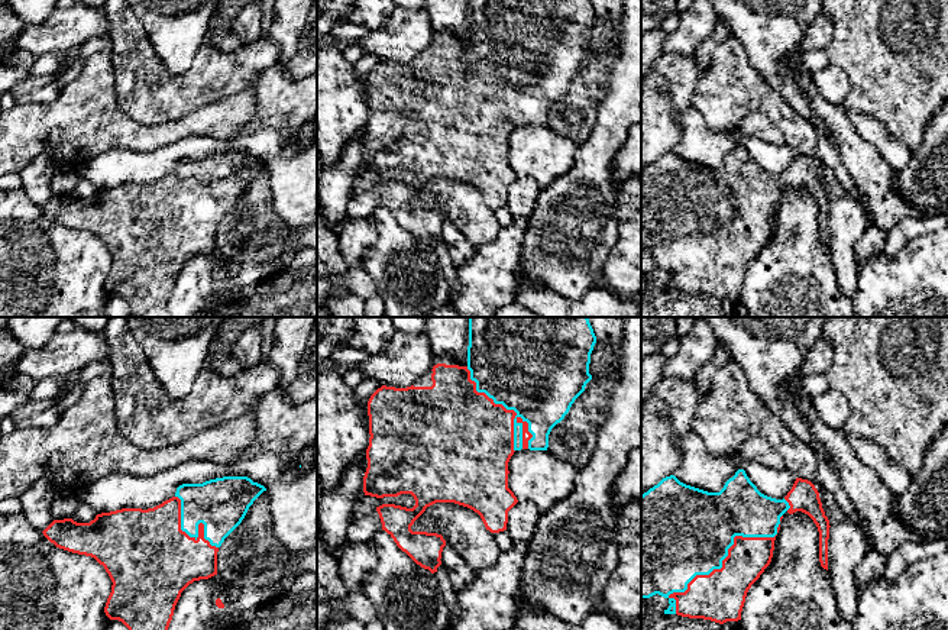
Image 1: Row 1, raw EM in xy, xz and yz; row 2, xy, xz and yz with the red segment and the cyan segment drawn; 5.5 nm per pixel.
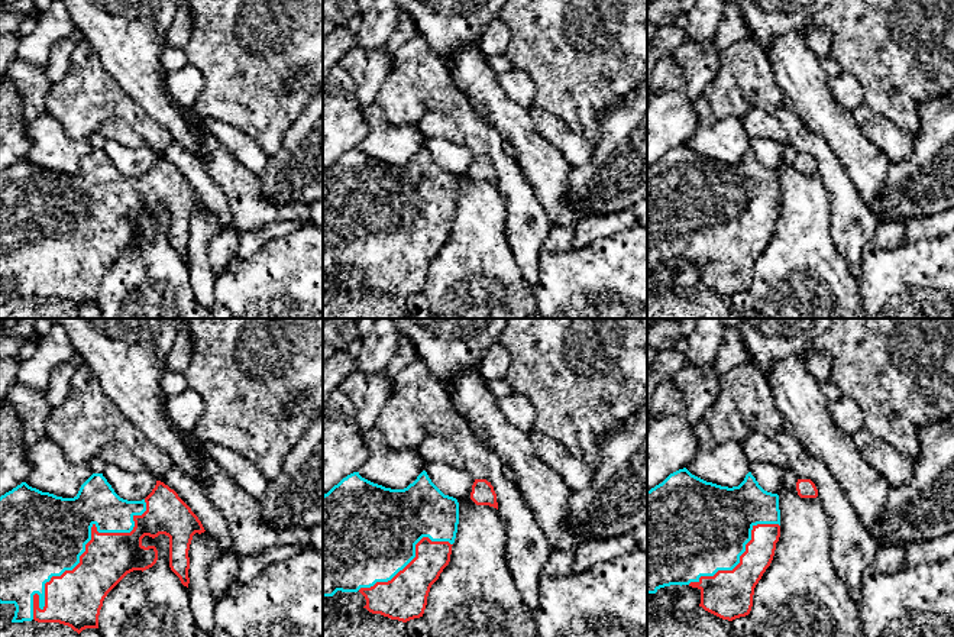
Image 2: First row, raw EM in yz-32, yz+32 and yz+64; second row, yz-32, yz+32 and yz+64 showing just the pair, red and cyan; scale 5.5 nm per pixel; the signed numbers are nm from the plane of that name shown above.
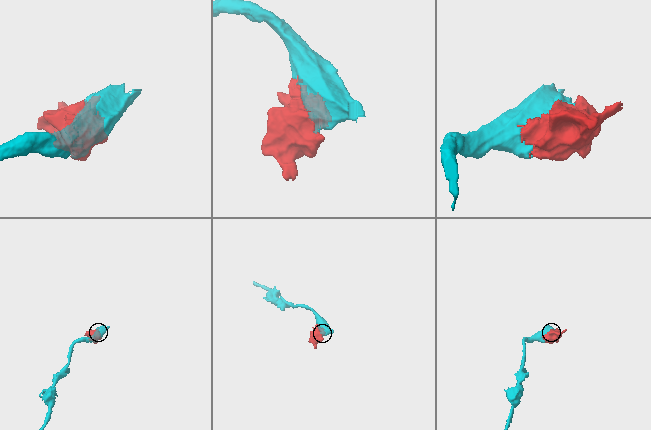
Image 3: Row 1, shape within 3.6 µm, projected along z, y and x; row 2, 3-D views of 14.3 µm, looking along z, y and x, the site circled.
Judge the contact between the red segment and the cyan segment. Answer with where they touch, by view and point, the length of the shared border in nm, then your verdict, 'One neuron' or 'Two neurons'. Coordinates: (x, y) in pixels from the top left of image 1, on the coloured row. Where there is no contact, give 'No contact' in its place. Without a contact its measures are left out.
Touches red at xz (501, 404). Shared border 550 nm. One neuron

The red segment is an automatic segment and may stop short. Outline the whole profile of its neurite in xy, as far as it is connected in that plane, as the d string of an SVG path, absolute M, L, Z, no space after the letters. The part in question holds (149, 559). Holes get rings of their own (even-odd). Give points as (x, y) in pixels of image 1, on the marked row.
M223 476L206 481L203 484L182 484L177 488L172 498L164 501L162 504L142 510L142 508L122 508L110 513L97 514L90 523L77 523L72 518L54 520L42 533L54 543L56 547L94 558L100 565L104 566L113 585L111 592L107 598L104 613L110 620L122 621L129 630L168 630L169 623L174 616L175 605L181 597L181 592L194 581L208 579L217 575L217 552L224 539L242 523L249 507L266 488L258 482L253 482L247 476Z

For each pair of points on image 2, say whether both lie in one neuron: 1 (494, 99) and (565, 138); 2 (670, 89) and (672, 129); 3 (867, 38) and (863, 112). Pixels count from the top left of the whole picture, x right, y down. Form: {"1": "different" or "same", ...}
{"1": "different", "2": "same", "3": "different"}

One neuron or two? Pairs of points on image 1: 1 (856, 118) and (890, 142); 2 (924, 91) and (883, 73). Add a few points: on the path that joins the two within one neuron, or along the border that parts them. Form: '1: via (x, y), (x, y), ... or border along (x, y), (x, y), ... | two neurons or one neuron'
1: via (864, 125), (882, 139) | one neuron
2: via (913, 81), (905, 73), (893, 73) | one neuron

